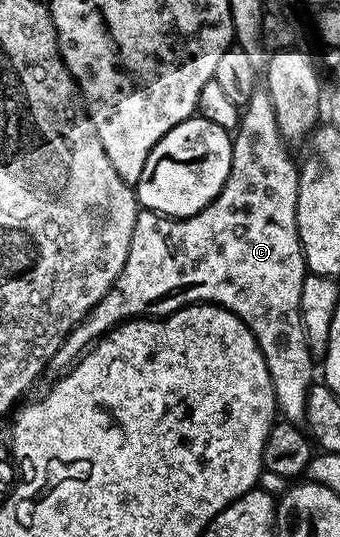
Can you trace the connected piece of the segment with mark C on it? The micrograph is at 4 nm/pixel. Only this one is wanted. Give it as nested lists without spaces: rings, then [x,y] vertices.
[[[257,86],[250,101],[241,110],[240,121],[232,135],[232,164],[226,177],[226,185],[206,209],[185,219],[171,219],[157,211],[141,210],[134,221],[134,237],[130,241],[130,253],[122,273],[114,285],[86,313],[86,317],[72,328],[72,332],[58,345],[58,353],[50,357],[46,371],[52,377],[59,377],[76,366],[81,355],[89,350],[108,332],[130,319],[144,316],[163,317],[197,303],[211,303],[225,307],[247,325],[252,336],[258,341],[258,349],[266,361],[270,381],[276,398],[276,410],[287,422],[303,424],[306,413],[306,397],[312,388],[312,362],[314,356],[308,348],[306,333],[300,316],[302,281],[306,274],[304,251],[296,228],[296,202],[300,173],[297,164],[288,156],[289,148],[278,133],[278,121],[274,121],[274,105],[268,96],[267,86]]]

